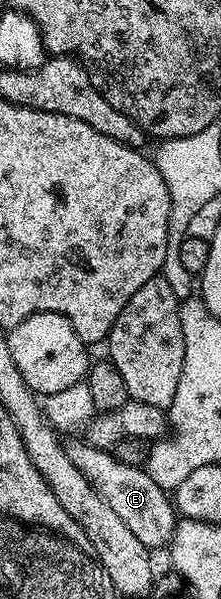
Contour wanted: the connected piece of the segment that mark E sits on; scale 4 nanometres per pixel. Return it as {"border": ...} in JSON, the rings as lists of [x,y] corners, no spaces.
{"border":[[[85,439],[66,442],[65,448],[73,467],[77,467],[77,471],[81,471],[85,479],[89,479],[97,495],[105,499],[125,523],[125,527],[137,537],[138,542],[148,549],[164,548],[170,542],[177,524],[177,513],[170,496],[164,489],[157,487],[153,479],[149,479],[146,468],[121,463],[114,452],[93,447]]]}

